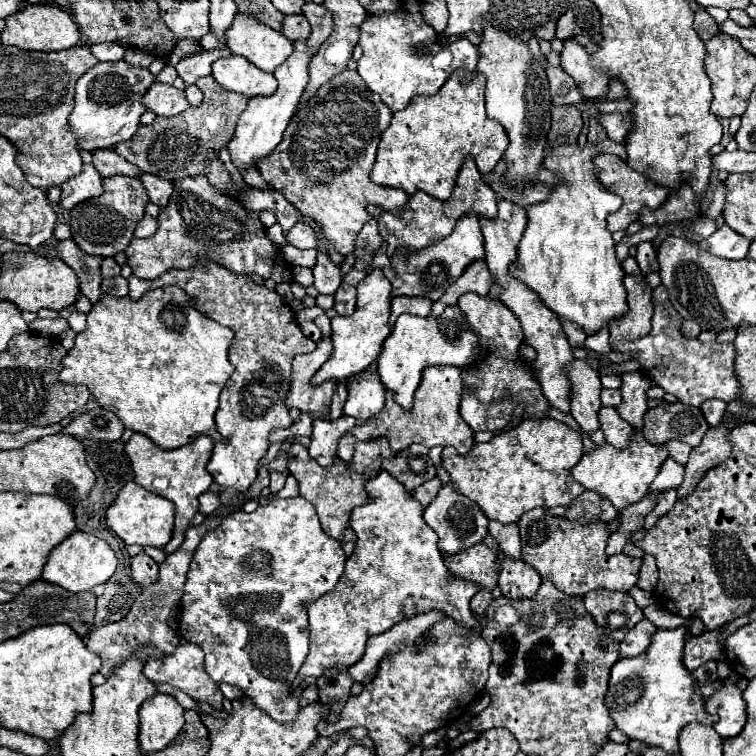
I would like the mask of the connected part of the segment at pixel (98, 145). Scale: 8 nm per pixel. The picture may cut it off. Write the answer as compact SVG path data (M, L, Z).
M126 61L98 63L88 69L76 83L76 107L68 117L68 123L80 139L80 149L96 151L130 139L140 125L142 113L146 111L140 99L152 81L154 75L148 69L130 65Z

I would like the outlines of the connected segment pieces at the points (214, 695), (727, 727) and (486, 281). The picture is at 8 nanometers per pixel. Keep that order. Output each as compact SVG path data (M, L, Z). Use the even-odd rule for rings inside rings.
M186 643L186 645L178 645L176 653L172 655L164 655L160 659L150 659L144 665L144 675L152 681L152 683L168 683L180 691L184 691L188 697L192 697L194 701L200 703L208 703L212 709L222 709L222 701L224 695L220 691L220 687L206 675L204 671L204 651L198 645Z
M724 681L724 685L726 687L720 689L720 693L714 693L712 699L706 701L706 711L718 717L714 729L722 739L728 739L742 731L746 721L746 705L736 683Z
M474 261L472 265L468 265L468 269L462 273L462 277L456 279L448 287L448 293L444 293L444 297L440 297L440 301L436 301L432 305L432 311L428 317L440 317L444 313L444 309L450 305L456 305L458 297L464 293L476 293L476 295L486 297L490 287L492 287L492 277L488 273L488 267L484 265L484 261Z

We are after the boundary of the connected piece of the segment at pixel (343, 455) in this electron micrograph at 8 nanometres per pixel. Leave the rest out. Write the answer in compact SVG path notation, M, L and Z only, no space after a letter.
M436 365L432 369L424 369L420 389L414 395L414 409L404 411L392 399L392 391L386 391L386 407L372 421L366 421L364 425L350 429L340 439L338 457L348 463L352 459L356 443L372 441L372 439L378 439L378 437L388 437L390 447L394 451L402 451L402 449L410 447L412 443L420 443L428 449L452 445L460 455L466 455L468 449L472 449L472 445L474 445L474 433L470 431L470 427L464 423L464 419L460 415L462 389L464 389L464 385L462 385L462 379L460 379L460 369L442 367L442 365Z

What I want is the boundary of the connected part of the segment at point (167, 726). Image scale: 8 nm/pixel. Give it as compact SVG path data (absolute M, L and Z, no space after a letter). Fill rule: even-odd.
M156 693L140 707L140 753L154 753L166 749L184 725L184 709L172 697Z

